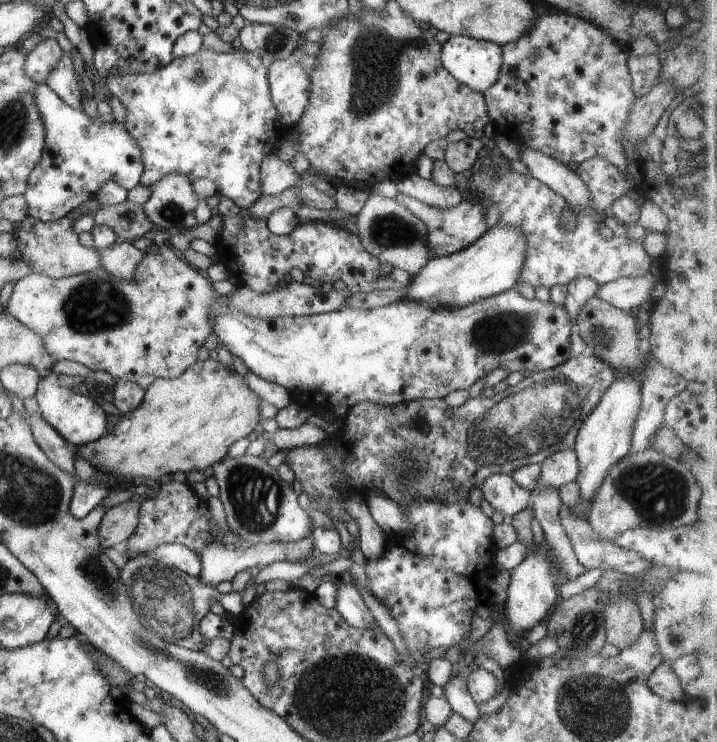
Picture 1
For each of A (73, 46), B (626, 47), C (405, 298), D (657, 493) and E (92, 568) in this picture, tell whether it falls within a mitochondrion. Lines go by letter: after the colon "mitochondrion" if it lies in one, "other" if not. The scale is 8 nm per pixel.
A: other
B: other
C: other
D: mitochondrion
E: mitochondrion

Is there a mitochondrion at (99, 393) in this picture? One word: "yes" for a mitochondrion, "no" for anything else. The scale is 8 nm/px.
no

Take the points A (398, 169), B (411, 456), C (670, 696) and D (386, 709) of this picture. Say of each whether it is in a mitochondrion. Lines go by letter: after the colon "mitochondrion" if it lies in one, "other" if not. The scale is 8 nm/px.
A: other
B: mitochondrion
C: other
D: mitochondrion

